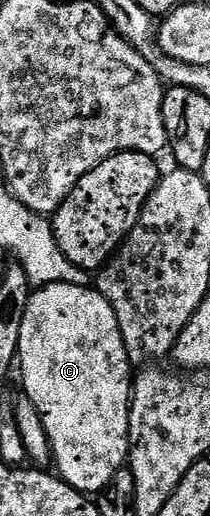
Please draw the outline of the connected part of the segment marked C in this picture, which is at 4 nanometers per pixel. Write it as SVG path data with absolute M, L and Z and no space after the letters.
M69 286L38 288L32 293L31 308L34 313L65 313L57 317L37 316L33 320L34 313L25 312L25 327L19 330L17 360L21 380L25 383L24 395L39 410L49 445L53 447L56 475L66 480L76 492L100 494L113 483L131 456L131 388L128 383L125 385L131 361L119 330L119 318L110 314L113 311L111 302L101 300L99 306L102 309L85 308L85 300L81 297L84 295L73 295L74 289Z

